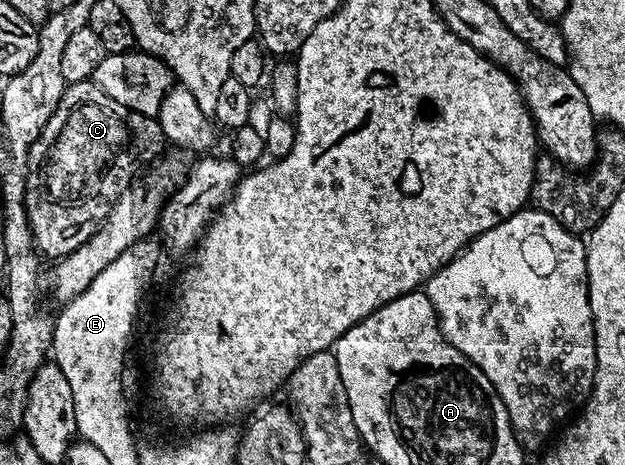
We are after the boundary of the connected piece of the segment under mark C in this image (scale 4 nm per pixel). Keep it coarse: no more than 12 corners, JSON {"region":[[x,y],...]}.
{"region":[[91,79],[28,152],[36,252],[100,230],[161,156],[156,117]]}

